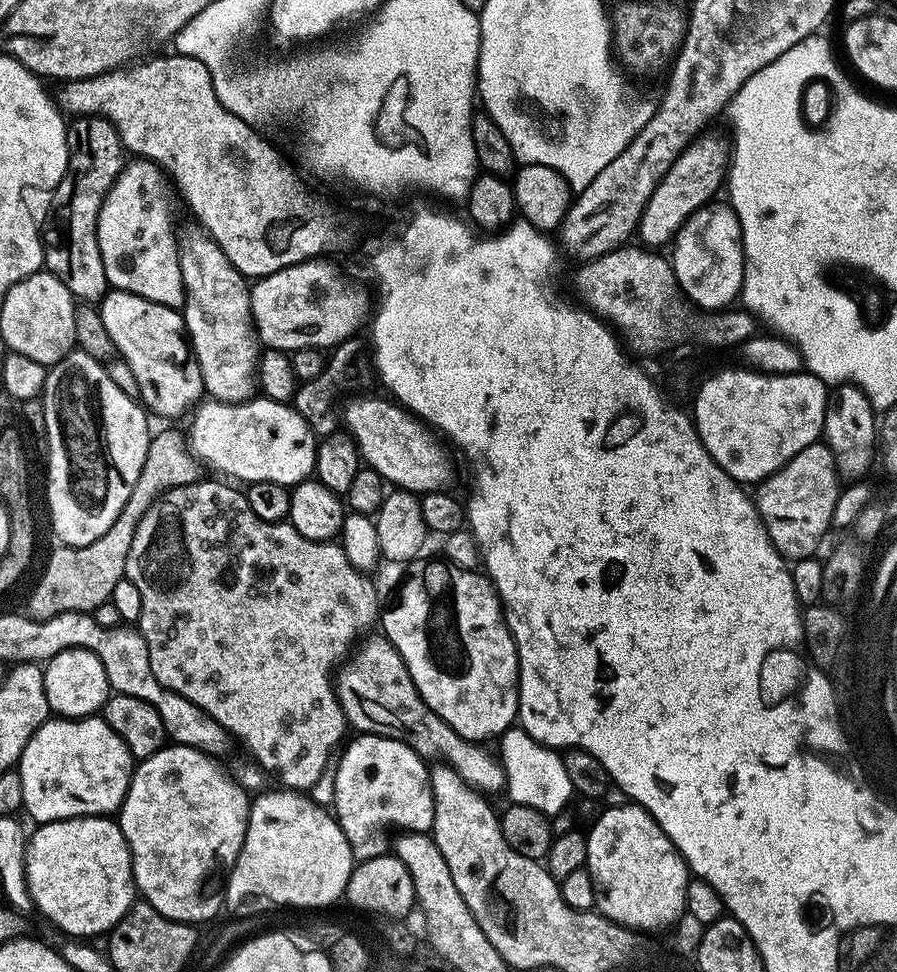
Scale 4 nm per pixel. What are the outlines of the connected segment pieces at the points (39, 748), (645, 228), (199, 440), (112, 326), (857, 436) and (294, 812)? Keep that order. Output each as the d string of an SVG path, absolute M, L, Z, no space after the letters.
M103 715L50 718L26 742L18 771L22 778L23 811L42 825L79 816L119 813L132 781L134 761Z
M701 135L692 141L684 153L676 159L666 170L666 174L660 179L660 184L650 194L646 206L640 215L640 227L638 240L643 247L649 250L663 249L663 244L671 245L682 225L693 216L698 209L704 207L713 199L716 191L721 191L725 181L726 167L730 162L726 144L716 136Z
M208 398L191 416L192 425L186 431L188 451L203 467L205 464L213 468L216 471L213 473L229 481L244 480L245 485L278 482L295 486L316 471L318 437L291 403L253 398L239 404L227 404L225 400Z
M115 290L109 291L99 301L98 307L102 323L106 325L110 338L114 338L119 359L125 360L130 370L134 370L134 382L138 382L140 400L149 413L180 416L205 395L204 379L192 355L183 315L177 309L150 302L138 294Z
M846 383L831 389L822 436L836 458L841 477L864 478L872 459L878 456L878 416L862 388Z
M263 791L251 801L242 848L226 876L227 903L228 900L236 904L239 900L250 899L251 896L265 896L276 904L289 904L293 910L335 905L347 893L348 879L354 869L352 847L346 834L340 829L340 823L299 791L268 791Z

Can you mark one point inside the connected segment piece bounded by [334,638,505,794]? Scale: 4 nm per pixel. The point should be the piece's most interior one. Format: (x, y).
(377, 695)

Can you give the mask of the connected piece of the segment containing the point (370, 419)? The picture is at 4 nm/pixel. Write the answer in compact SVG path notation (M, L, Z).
M360 396L344 408L344 424L348 427L345 429L356 443L361 461L389 485L405 492L423 494L441 491L452 472L452 464L444 453L445 445L436 444L437 437L411 412L391 399L383 399Z

